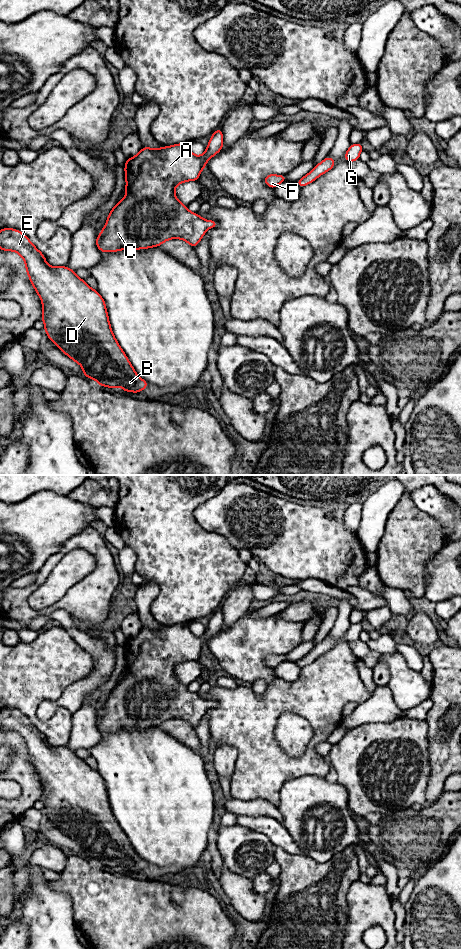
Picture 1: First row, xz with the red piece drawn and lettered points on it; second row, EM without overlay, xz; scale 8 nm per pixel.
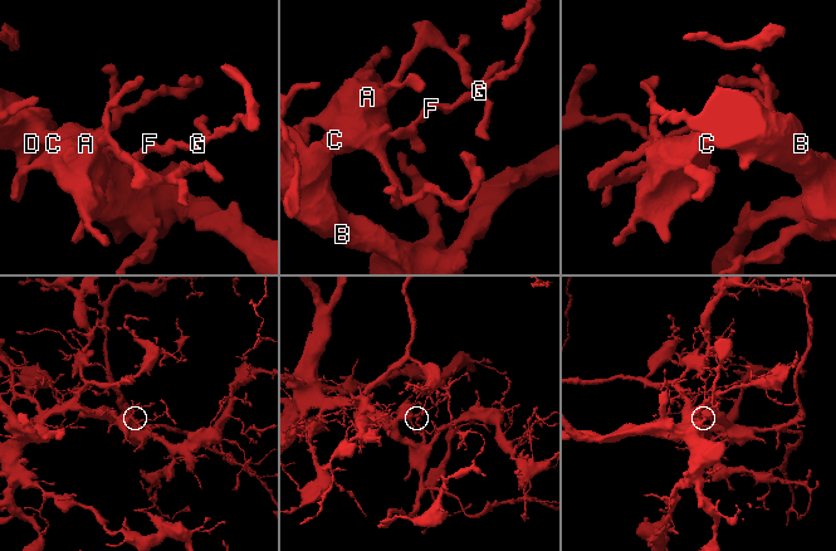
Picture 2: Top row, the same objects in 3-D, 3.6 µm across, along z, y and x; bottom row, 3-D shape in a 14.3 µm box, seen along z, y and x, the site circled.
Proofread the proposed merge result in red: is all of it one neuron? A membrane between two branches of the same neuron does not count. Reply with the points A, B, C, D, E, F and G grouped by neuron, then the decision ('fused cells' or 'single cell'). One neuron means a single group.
A B C D E F G; single cell

